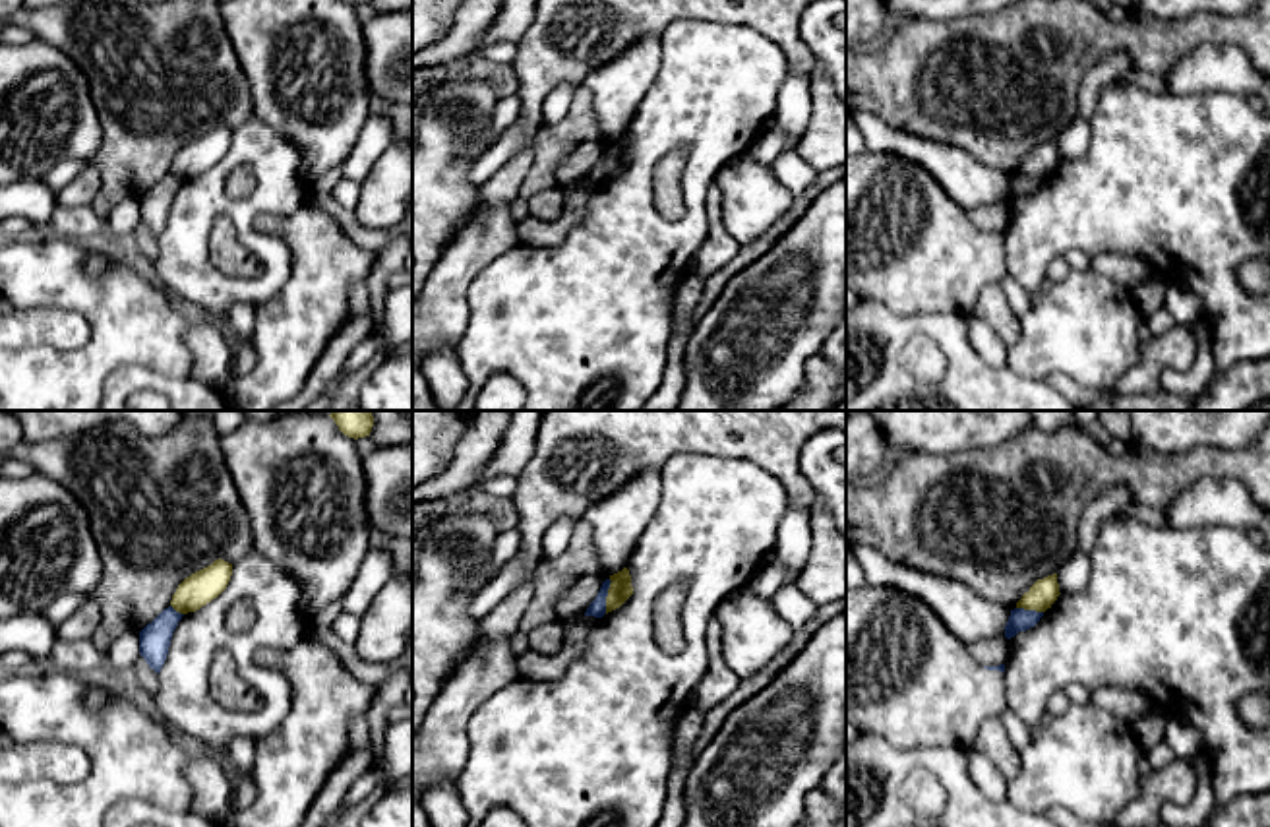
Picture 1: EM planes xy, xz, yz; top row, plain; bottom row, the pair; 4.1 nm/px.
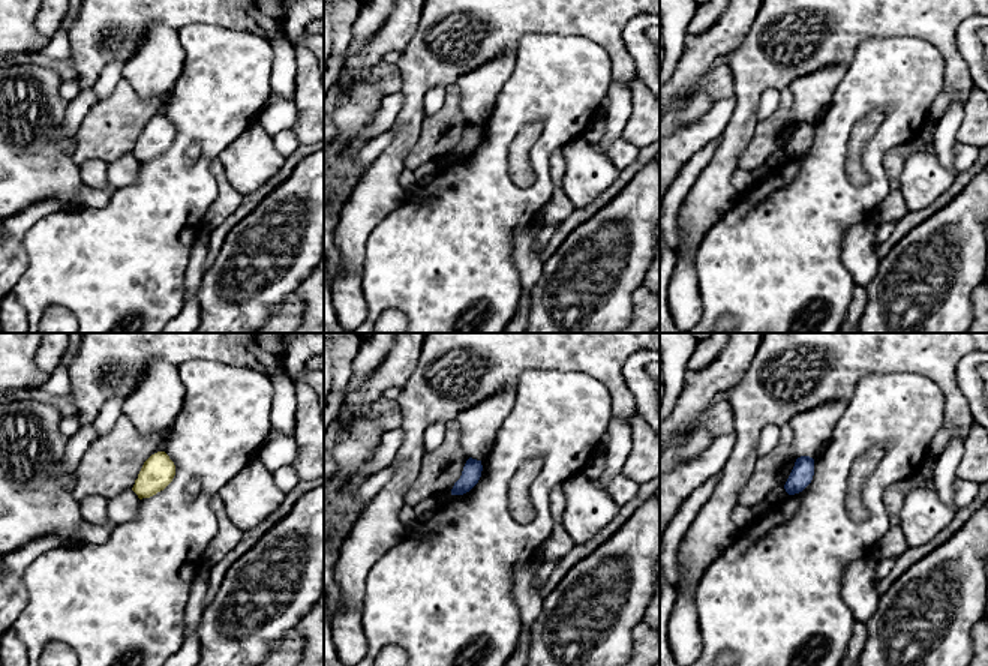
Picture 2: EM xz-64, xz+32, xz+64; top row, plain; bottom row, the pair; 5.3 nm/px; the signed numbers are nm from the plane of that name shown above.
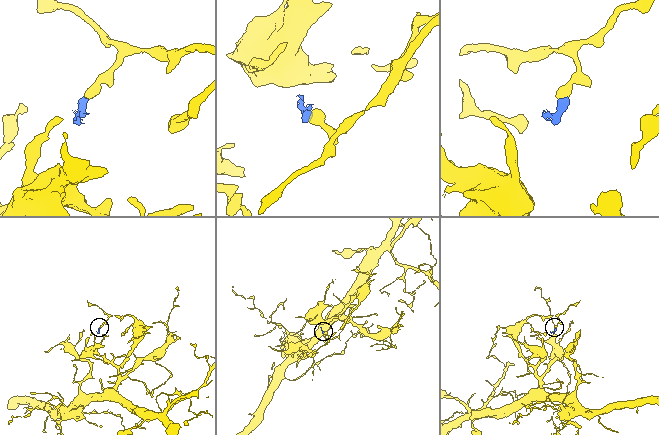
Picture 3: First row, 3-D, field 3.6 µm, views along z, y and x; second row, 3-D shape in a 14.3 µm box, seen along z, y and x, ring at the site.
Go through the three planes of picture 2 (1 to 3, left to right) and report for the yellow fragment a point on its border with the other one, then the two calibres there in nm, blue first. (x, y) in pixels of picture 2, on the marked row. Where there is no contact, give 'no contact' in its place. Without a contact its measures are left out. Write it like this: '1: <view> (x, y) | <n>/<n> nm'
1: no contact
2: no contact
3: no contact

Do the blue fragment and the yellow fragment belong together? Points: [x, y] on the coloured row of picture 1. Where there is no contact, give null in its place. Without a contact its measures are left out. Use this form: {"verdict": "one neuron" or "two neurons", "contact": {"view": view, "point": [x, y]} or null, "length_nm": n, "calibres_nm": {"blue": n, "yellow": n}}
{"verdict": "two neurons", "contact": {"view": "xz", "point": [606, 595]}, "length_nm": 150, "calibres_nm": {"blue": 70, "yellow": 100}}

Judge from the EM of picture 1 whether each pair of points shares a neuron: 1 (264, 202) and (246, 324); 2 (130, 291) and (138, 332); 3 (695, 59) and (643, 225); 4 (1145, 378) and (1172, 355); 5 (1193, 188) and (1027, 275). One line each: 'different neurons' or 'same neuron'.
1: different neurons
2: same neuron
3: same neuron
4: same neuron
5: same neuron

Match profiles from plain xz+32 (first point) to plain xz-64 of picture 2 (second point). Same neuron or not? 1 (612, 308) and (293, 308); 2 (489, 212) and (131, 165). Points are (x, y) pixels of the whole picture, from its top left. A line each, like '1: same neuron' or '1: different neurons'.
1: different neurons
2: different neurons

